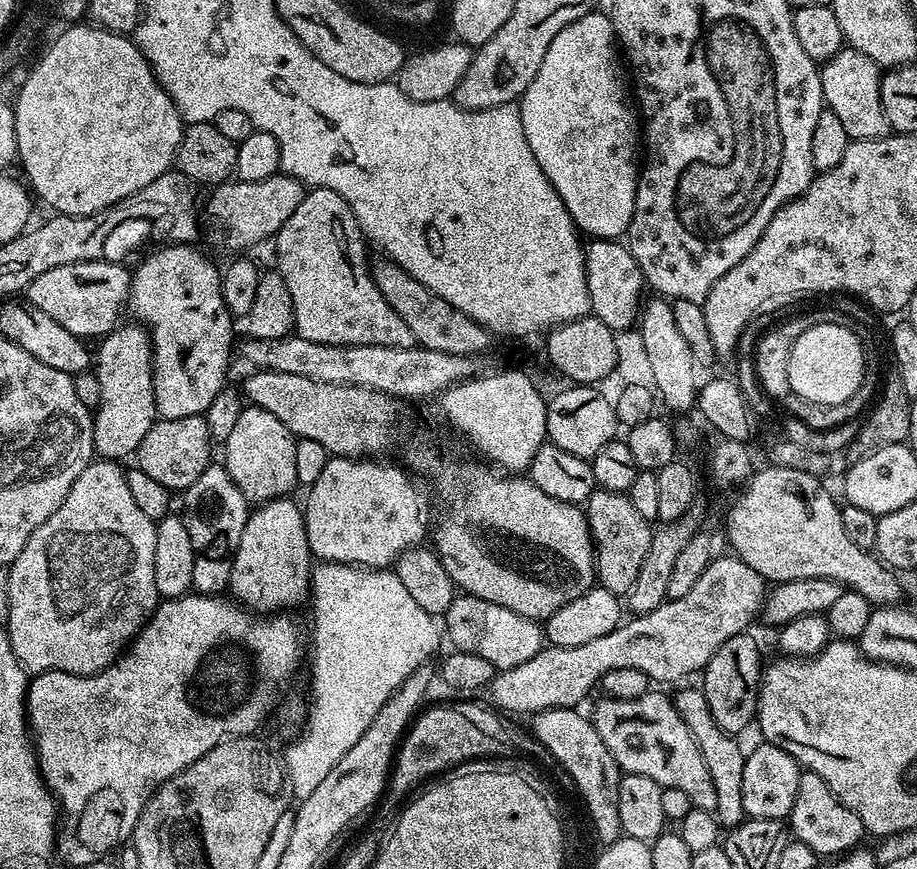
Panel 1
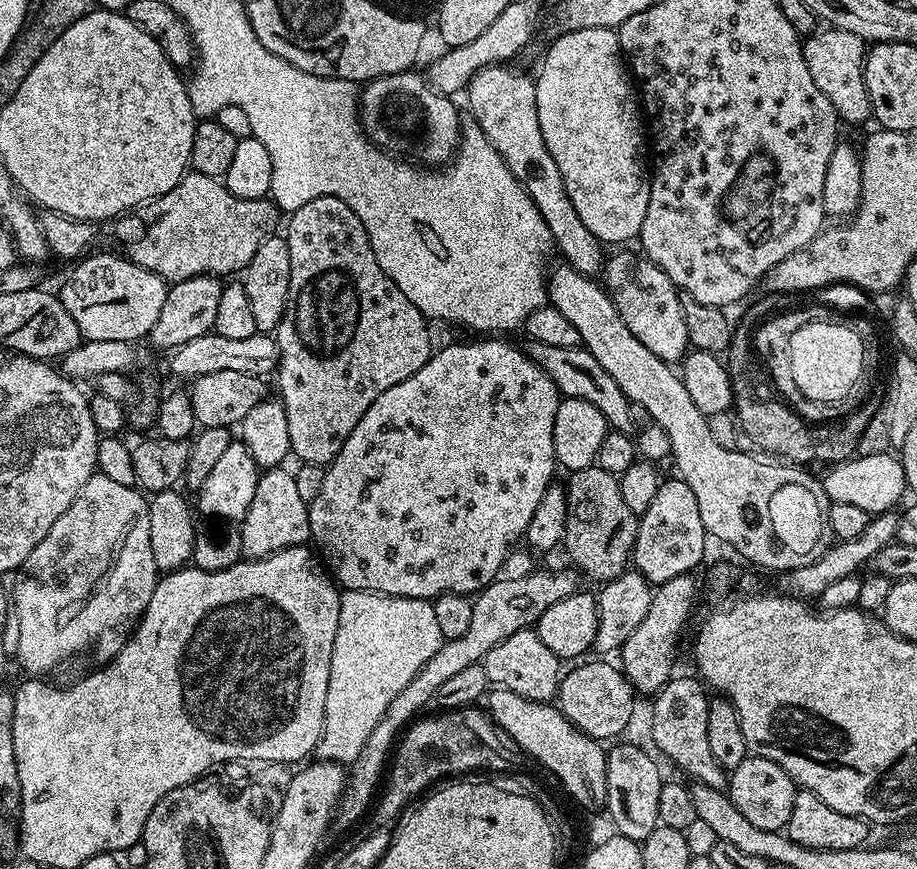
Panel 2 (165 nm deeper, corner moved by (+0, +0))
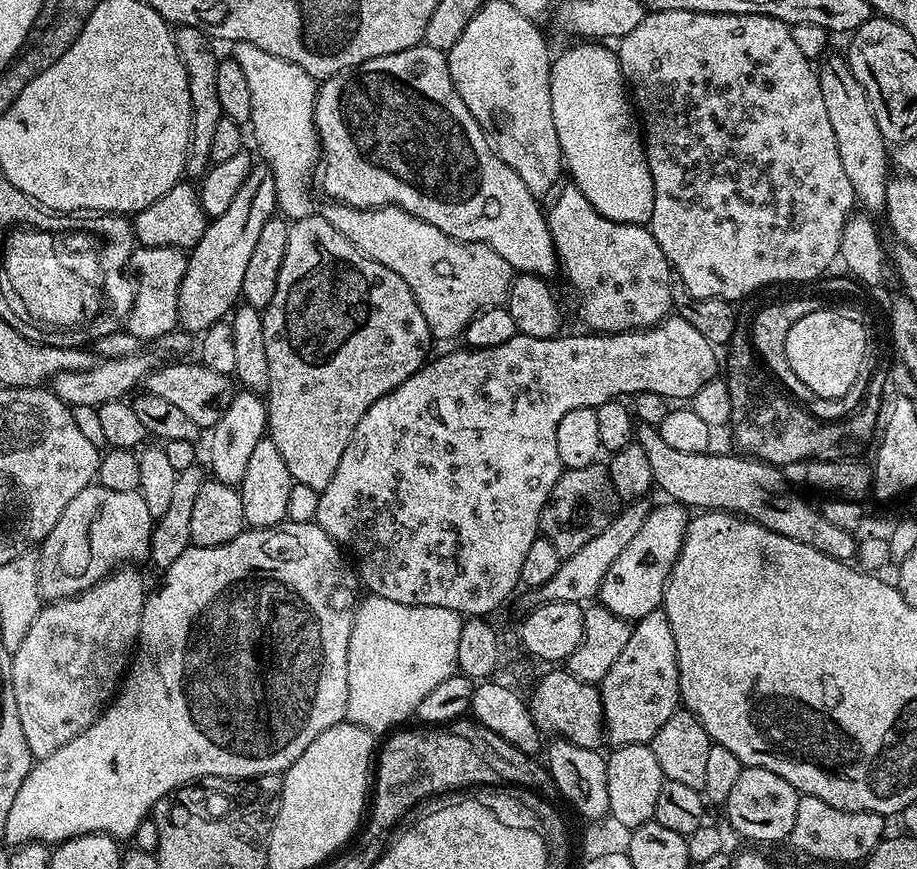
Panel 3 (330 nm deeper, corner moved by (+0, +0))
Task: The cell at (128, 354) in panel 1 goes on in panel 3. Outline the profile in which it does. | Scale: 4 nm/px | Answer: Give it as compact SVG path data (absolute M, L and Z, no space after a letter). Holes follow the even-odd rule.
M253 167L246 182L242 182L242 190L234 194L234 202L230 202L226 214L215 217L205 227L199 242L187 253L186 274L178 290L178 324L183 331L203 334L210 326L221 323L241 299L242 277L246 275L246 265L262 226L278 212L272 169L263 167Z

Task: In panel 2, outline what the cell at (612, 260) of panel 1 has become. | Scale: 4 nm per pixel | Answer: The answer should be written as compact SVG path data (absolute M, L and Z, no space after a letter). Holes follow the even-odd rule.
M491 64L478 70L468 83L466 97L471 119L486 134L488 141L497 148L514 178L518 178L530 194L534 206L542 214L546 226L552 231L555 247L560 248L563 259L584 276L599 277L606 252L600 240L576 216L574 202L570 202L566 186L558 174L558 162L550 158L546 138L542 138L542 126L538 126L538 102L536 82L524 72L515 72L504 64Z

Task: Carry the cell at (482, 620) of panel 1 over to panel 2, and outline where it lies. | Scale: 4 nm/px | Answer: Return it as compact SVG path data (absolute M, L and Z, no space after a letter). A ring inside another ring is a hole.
M523 628L502 642L498 642L483 658L484 672L488 676L489 685L505 688L514 694L522 694L522 698L531 700L551 701L557 695L562 675L562 662L551 650L543 644L542 638L532 628Z

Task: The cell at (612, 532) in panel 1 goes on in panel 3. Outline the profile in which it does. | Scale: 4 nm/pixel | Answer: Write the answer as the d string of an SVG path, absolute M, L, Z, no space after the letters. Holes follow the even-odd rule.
M597 462L581 468L569 468L561 471L554 490L550 490L548 501L540 515L539 531L542 536L554 544L560 557L572 556L590 538L594 538L618 511L616 491L610 482L610 474L603 463Z

